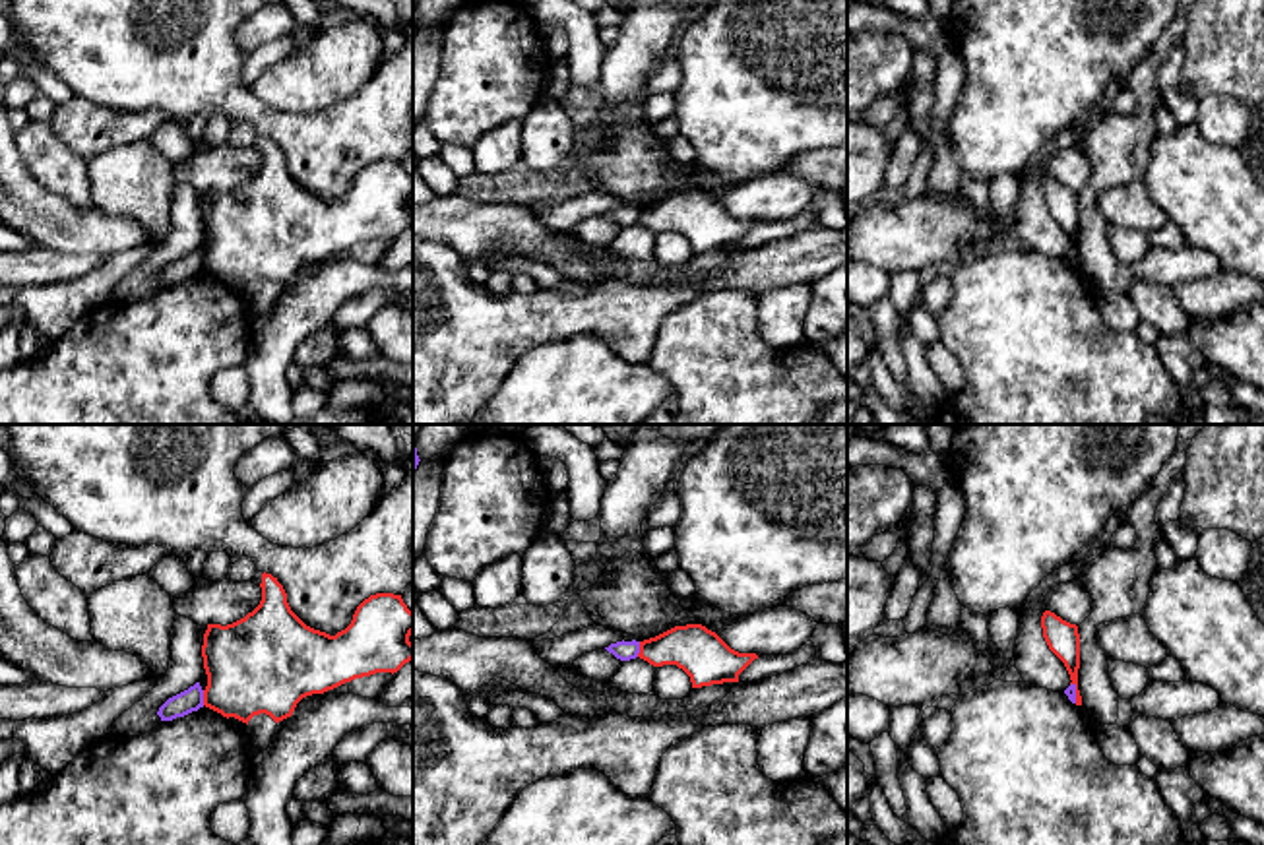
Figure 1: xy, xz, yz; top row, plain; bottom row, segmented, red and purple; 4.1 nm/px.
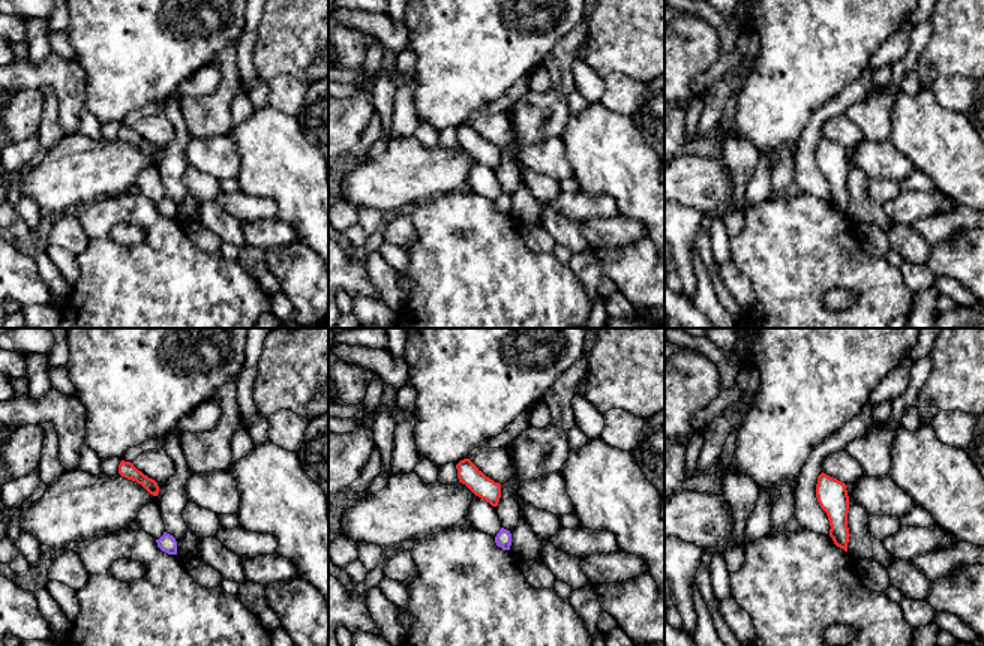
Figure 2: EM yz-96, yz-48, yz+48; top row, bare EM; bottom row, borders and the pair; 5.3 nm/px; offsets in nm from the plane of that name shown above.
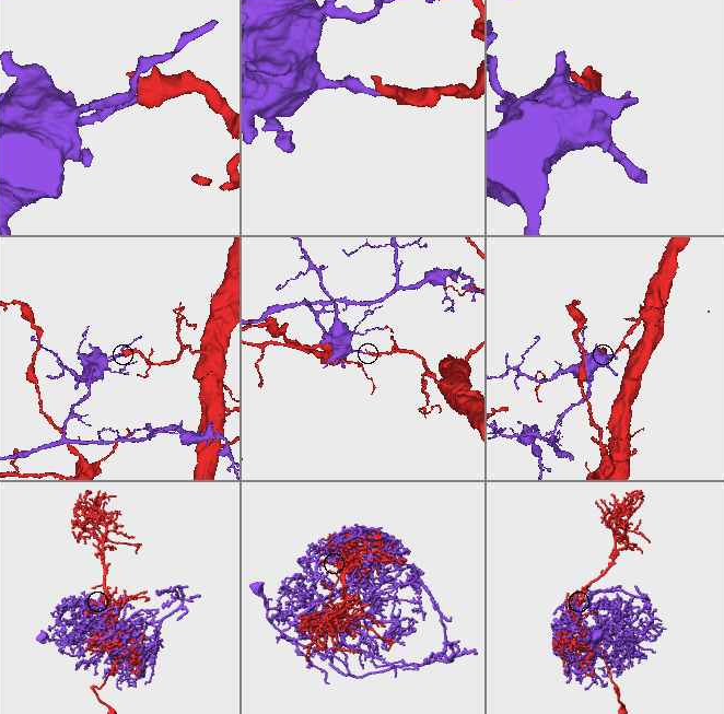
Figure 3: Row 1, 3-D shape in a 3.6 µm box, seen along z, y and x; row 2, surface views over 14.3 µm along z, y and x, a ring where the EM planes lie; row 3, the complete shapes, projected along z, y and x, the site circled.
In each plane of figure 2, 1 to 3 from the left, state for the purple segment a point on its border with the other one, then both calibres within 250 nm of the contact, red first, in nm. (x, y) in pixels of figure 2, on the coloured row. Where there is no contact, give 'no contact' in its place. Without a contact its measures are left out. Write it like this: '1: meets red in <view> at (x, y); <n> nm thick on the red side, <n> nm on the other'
1: no contact
2: no contact
3: no contact

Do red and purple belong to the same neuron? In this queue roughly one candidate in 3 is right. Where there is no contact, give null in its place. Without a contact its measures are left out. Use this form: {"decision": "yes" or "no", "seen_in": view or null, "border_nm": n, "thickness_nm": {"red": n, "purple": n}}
{"decision": "no", "seen_in": "xy", "border_nm": 60, "thickness_nm": {"red": 400, "purple": 100}}

